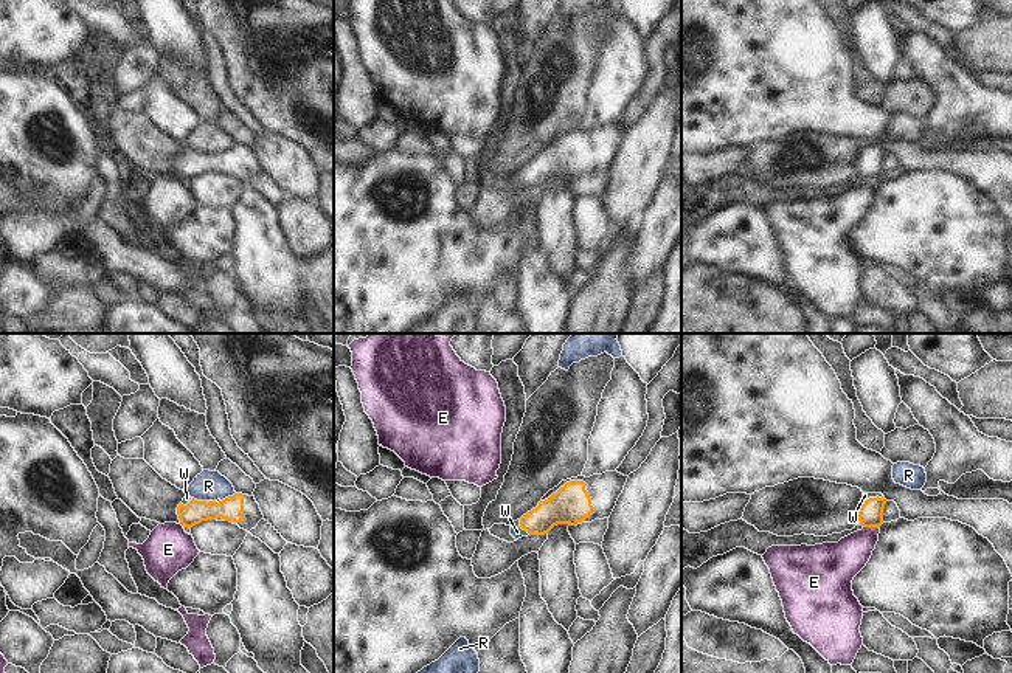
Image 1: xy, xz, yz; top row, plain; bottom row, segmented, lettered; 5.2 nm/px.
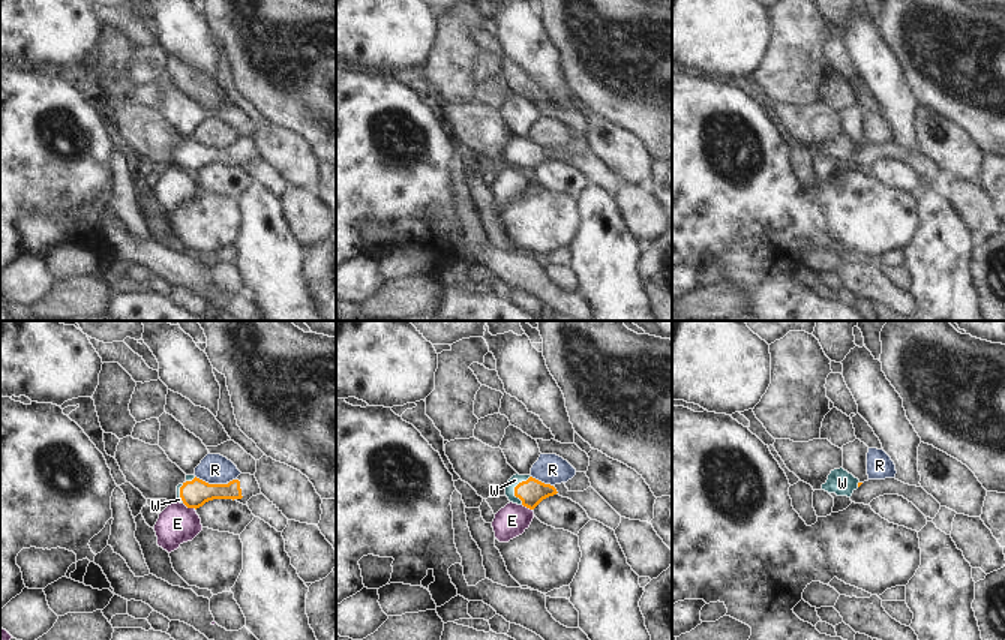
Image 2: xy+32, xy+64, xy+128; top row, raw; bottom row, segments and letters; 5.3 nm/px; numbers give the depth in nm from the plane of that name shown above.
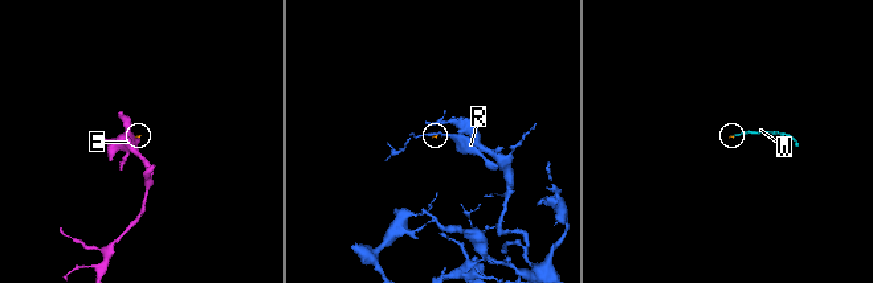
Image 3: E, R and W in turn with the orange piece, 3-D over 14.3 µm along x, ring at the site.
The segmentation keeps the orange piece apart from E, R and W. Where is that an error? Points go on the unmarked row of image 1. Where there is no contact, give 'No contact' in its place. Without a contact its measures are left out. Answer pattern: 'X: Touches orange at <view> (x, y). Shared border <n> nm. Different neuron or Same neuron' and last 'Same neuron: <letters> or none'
E: Touches orange at yz (871, 179). Shared border 80 nm. Different neuron
R: Touches orange at xy (228, 149). Shared border 90 nm. Different neuron
W: Touches orange at xz (522, 180). Shared border 100 nm. Same neuron
Same neuron: W

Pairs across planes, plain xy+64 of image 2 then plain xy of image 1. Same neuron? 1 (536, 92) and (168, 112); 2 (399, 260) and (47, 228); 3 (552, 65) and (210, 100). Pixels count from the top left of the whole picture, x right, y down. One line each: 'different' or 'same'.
1: different
2: different
3: different

